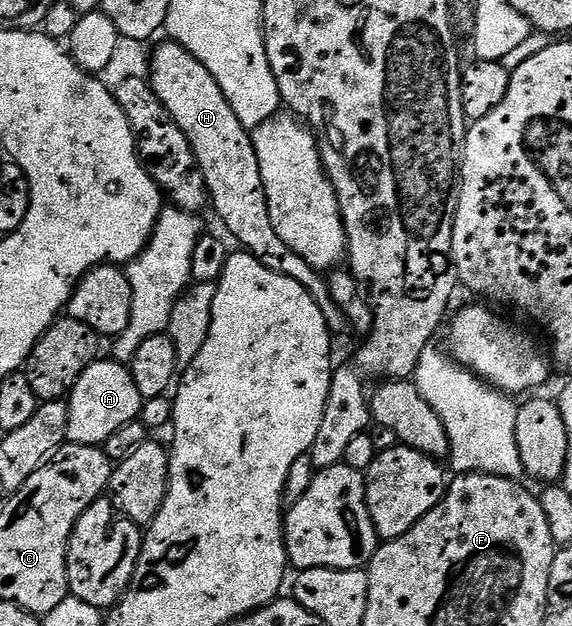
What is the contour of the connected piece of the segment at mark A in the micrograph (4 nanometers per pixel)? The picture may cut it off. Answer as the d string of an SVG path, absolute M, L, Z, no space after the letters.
M104 358L92 363L90 369L78 377L74 389L67 396L68 439L73 443L99 447L110 437L110 433L122 429L122 425L137 422L141 414L142 400L131 370L123 363Z

